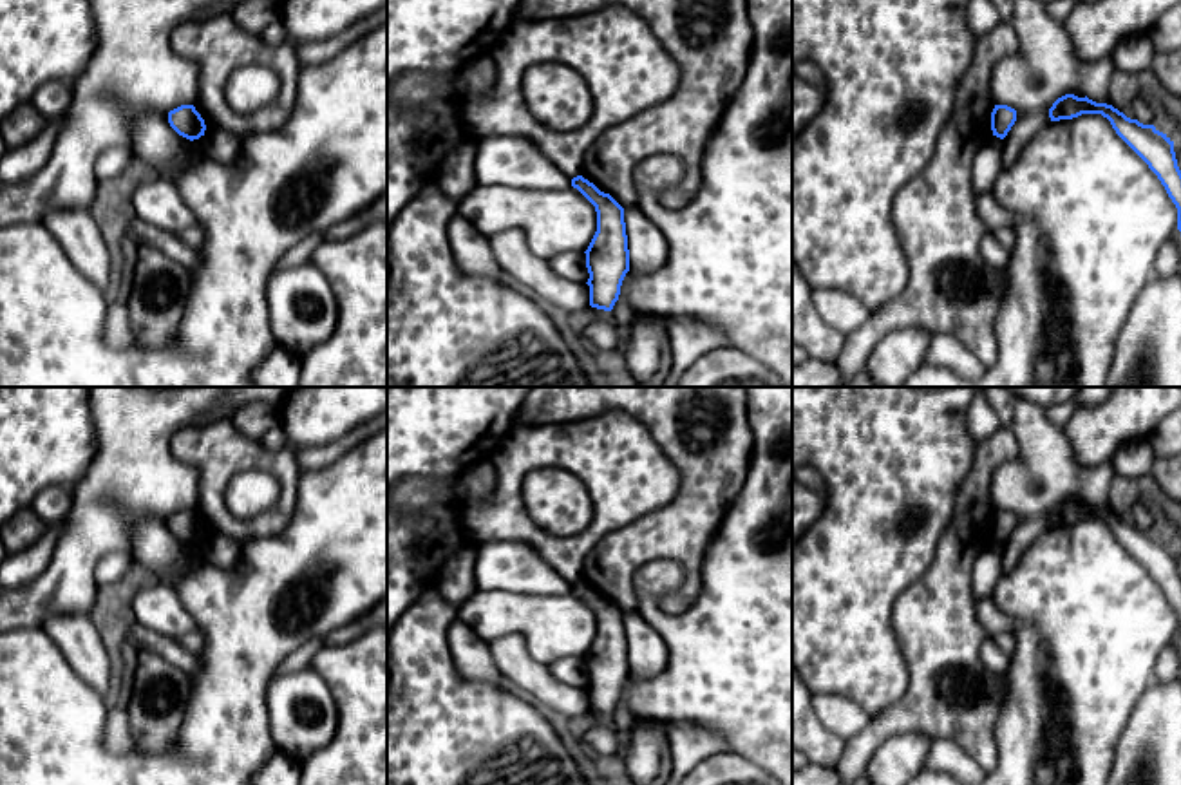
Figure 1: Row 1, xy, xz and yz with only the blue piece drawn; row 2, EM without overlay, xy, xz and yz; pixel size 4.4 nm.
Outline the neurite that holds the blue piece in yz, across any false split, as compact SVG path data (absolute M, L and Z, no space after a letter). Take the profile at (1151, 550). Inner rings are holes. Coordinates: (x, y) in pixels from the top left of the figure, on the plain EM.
M1065 499L1049 514L1051 526L1072 525L1082 519L1101 519L1107 523L1116 539L1148 570L1177 613L1177 635L1181 637L1181 575L1174 546L1154 530L1130 525L1112 510L1096 508L1087 501Z

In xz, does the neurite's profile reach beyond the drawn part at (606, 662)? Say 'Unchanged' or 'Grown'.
Unchanged

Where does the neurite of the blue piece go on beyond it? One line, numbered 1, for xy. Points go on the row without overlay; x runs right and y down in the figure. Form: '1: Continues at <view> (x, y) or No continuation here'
1: No continuation here

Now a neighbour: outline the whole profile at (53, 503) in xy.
M47 487L33 501L34 512L47 523L60 523L71 510L72 494L63 487Z

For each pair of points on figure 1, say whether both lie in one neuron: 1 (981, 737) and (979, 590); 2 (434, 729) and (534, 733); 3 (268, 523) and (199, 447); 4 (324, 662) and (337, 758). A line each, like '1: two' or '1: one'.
1: two
2: one
3: one
4: one

